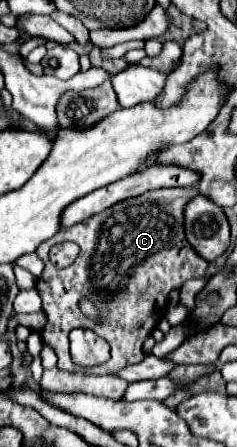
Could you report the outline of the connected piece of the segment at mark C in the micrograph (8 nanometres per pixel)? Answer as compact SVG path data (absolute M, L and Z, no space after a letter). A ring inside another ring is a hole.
M154 163L134 175L128 175L126 179L100 187L100 191L78 199L72 207L68 207L68 211L64 211L64 227L68 229L60 229L60 235L54 235L36 249L38 257L46 263L44 273L36 281L36 291L42 297L42 307L48 317L42 339L56 351L58 367L64 367L66 371L110 375L112 371L120 371L122 367L144 359L142 343L158 325L158 319L166 315L168 293L182 287L186 279L204 277L208 269L208 261L200 259L184 235L184 207L198 195L198 189L192 187L198 185L198 181L198 171L174 163ZM132 195L140 197L128 199ZM64 241L78 243L80 255L70 267L56 271L56 265L48 259L48 251L52 245ZM82 297L88 297L96 305L100 321L84 317L80 311ZM74 327L86 327L104 337L110 343L112 357L96 367L78 367L72 363L68 333Z

